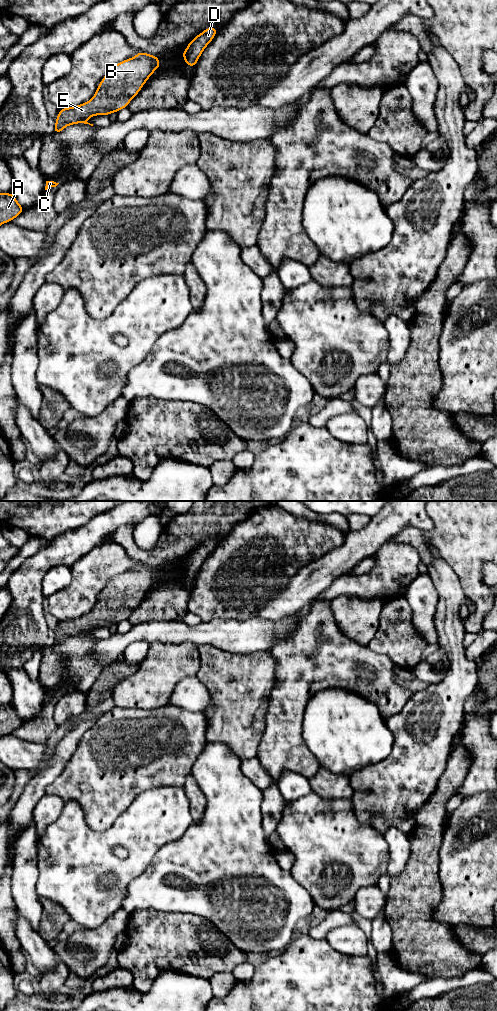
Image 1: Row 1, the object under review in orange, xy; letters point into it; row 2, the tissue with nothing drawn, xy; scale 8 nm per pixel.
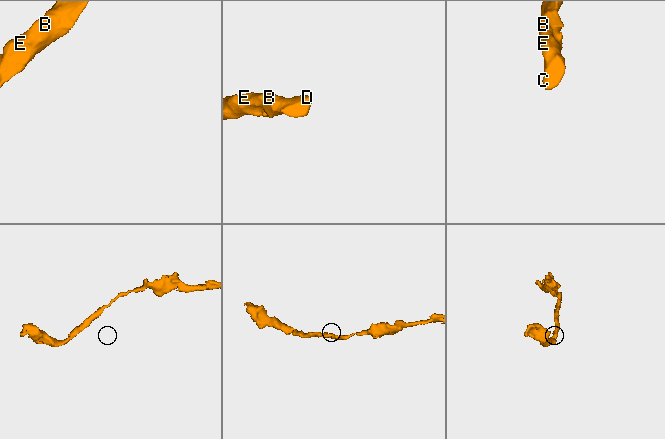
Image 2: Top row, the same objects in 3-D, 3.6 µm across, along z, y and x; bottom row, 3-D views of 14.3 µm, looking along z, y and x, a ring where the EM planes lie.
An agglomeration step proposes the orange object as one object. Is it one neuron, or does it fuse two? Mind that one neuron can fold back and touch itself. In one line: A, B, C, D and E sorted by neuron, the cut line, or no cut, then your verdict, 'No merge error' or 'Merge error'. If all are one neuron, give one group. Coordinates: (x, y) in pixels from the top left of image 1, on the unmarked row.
Groups: A B C D E. No split. No merge error

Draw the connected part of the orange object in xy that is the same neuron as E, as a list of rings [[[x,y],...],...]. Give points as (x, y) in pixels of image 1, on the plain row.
[[[140,563],[136,568],[113,577],[99,595],[91,612],[77,618],[59,622],[53,645],[57,646],[63,643],[65,639],[78,635],[93,638],[93,636],[87,634],[90,629],[96,627],[110,628],[112,624],[117,625],[121,621],[127,620],[130,613],[140,604],[150,588],[160,579],[160,575],[158,569]]]

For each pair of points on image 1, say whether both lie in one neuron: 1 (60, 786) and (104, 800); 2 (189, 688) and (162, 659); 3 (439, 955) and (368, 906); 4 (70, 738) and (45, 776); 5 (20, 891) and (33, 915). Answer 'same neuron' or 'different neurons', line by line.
1: same neuron
2: different neurons
3: different neurons
4: same neuron
5: same neuron

